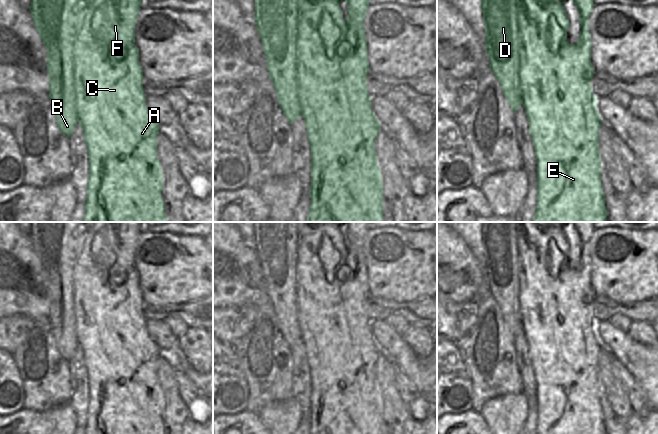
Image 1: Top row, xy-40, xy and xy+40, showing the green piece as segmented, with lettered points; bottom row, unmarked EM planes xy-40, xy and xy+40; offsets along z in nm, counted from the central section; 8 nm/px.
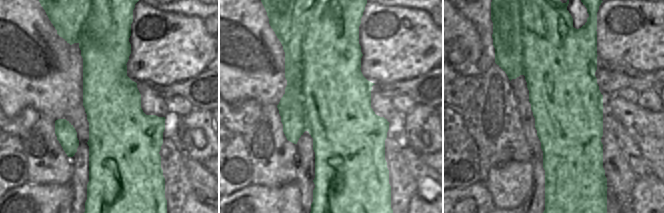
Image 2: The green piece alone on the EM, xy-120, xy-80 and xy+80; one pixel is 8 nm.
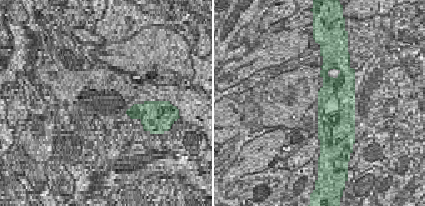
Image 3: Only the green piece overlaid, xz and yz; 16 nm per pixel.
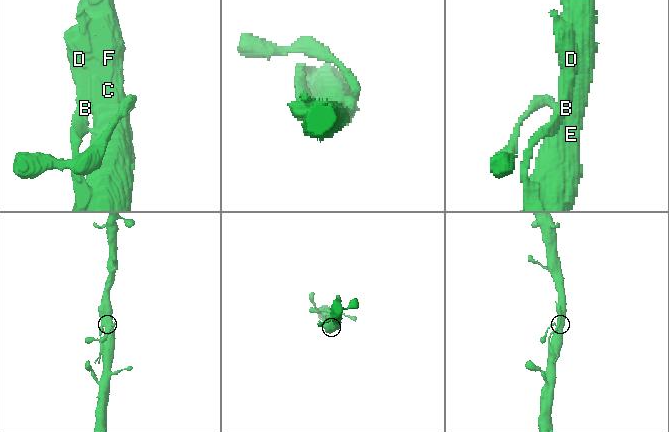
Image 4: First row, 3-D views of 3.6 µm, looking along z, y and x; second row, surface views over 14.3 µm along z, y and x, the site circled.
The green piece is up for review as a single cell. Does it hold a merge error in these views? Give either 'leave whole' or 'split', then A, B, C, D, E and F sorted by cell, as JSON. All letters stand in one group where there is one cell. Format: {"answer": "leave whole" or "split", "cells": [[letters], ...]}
{"answer": "leave whole", "cells": [["A", "B", "C", "D", "E", "F"]]}

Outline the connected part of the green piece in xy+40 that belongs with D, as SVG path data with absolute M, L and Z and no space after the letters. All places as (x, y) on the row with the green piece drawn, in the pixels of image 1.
M482 0L482 1L481 1L481 11L482 11L482 13L483 13L483 21L484 21L484 23L485 23L485 47L484 47L484 48L485 48L485 50L486 50L486 52L487 52L487 55L488 55L488 57L489 57L489 67L490 67L490 70L491 70L491 71L492 71L492 72L493 72L493 74L494 74L494 75L495 75L495 77L496 77L496 78L497 78L497 80L498 80L498 81L499 81L499 83L500 83L500 85L501 85L501 89L502 89L502 91L503 91L503 95L504 95L504 96L505 96L505 98L506 98L506 99L507 99L507 101L508 101L508 103L509 103L509 105L510 105L510 107L511 107L511 109L512 109L512 111L513 111L513 112L514 112L514 113L515 113L515 111L516 111L516 110L518 110L518 109L519 109L519 107L520 107L520 105L521 105L521 104L522 104L522 105L523 105L523 107L524 107L524 109L525 109L525 113L526 113L526 115L527 115L527 119L528 119L528 121L529 121L529 133L530 133L530 135L531 135L531 139L532 139L532 141L533 141L533 147L534 147L534 149L535 149L535 157L536 157L536 159L537 159L537 170L536 170L536 171L537 171L537 209L536 209L536 211L535 211L535 217L534 217L534 219L533 219L533 222L607 222L607 209L606 209L606 207L605 207L605 195L604 195L604 193L603 193L603 187L602 187L602 185L601 185L601 157L600 157L600 155L599 155L599 129L600 129L600 127L601 127L601 123L602 123L602 122L603 122L603 121L602 121L602 119L601 119L601 117L600 117L600 115L599 115L599 113L598 113L598 111L597 111L597 98L596 98L596 97L595 97L595 96L594 96L594 95L593 95L593 89L592 89L592 87L591 87L591 79L592 79L592 77L593 77L593 73L594 73L594 68L593 68L593 65L592 65L592 63L591 63L591 35L590 35L590 33L589 33L589 21L588 21L588 20L589 20L589 17L590 17L590 15L591 15L591 11L592 11L592 9L593 9L593 7L594 7L594 6L595 6L595 5L594 5L594 3L593 3L593 0L573 0L573 3L574 3L574 4L575 4L575 6L576 6L576 7L577 7L577 9L578 9L578 11L579 11L579 23L580 23L580 24L581 24L581 31L580 31L580 33L579 33L579 38L578 38L578 42L577 42L577 43L576 43L576 44L570 44L570 43L569 43L569 42L568 42L568 41L567 41L567 31L568 31L568 29L569 29L569 27L570 27L570 23L569 23L569 21L568 21L568 19L567 19L567 13L566 13L566 12L565 12L565 10L564 10L564 9L563 9L563 3L564 3L564 2L566 2L566 1L567 1L567 0L564 0L564 1L563 1L563 2L558 2L558 1L557 1L557 0Z

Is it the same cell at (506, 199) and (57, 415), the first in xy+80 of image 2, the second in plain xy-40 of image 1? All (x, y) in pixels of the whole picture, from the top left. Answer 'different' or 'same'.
same

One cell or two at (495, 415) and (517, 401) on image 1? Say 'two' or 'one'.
one

